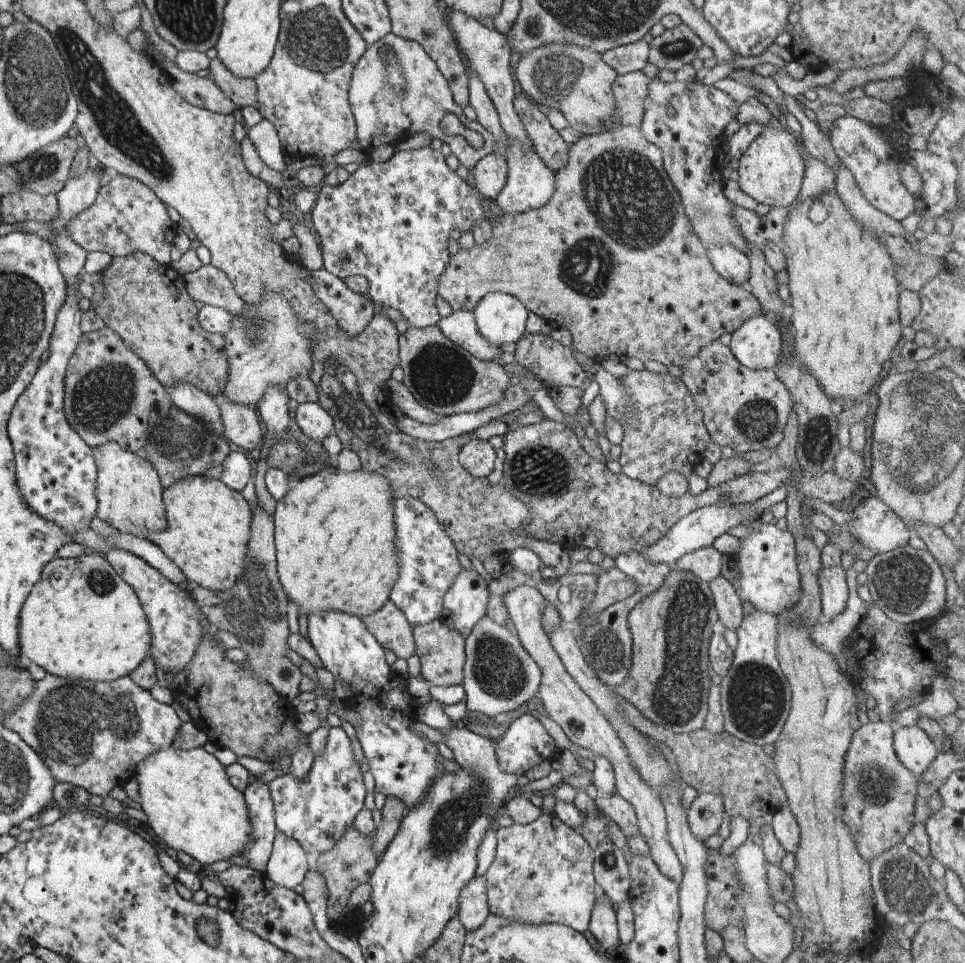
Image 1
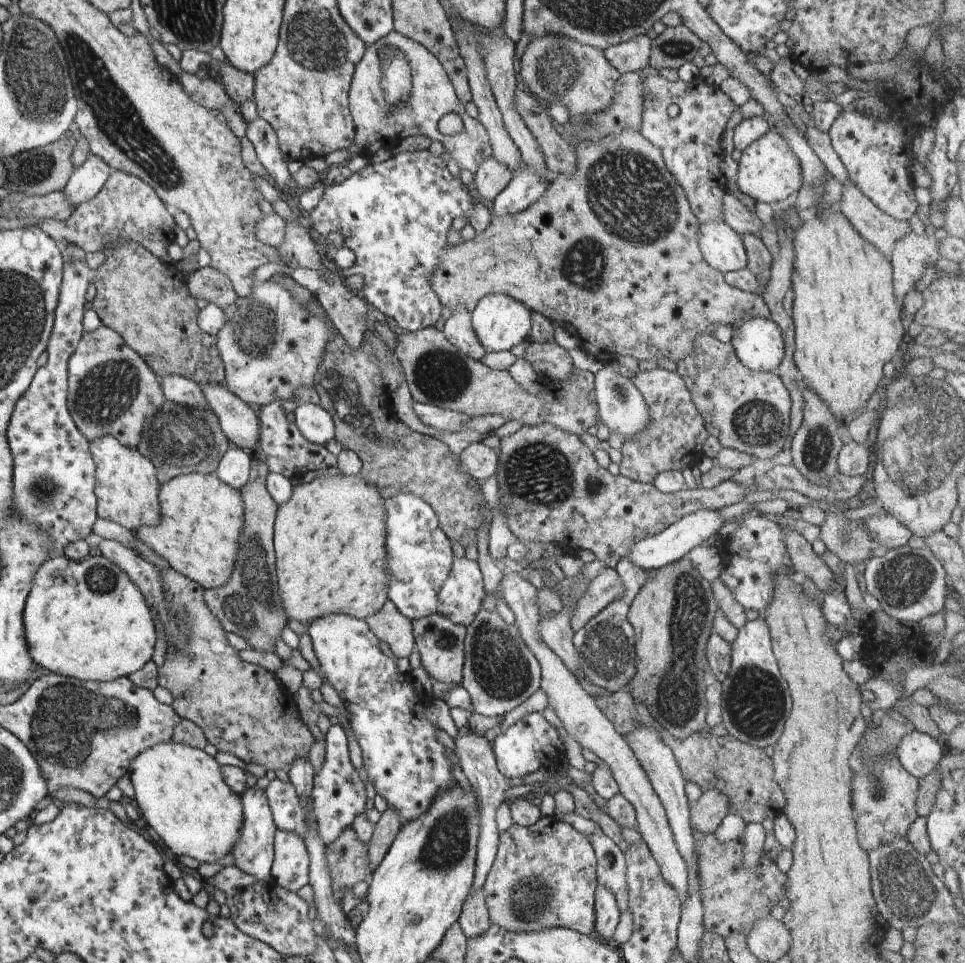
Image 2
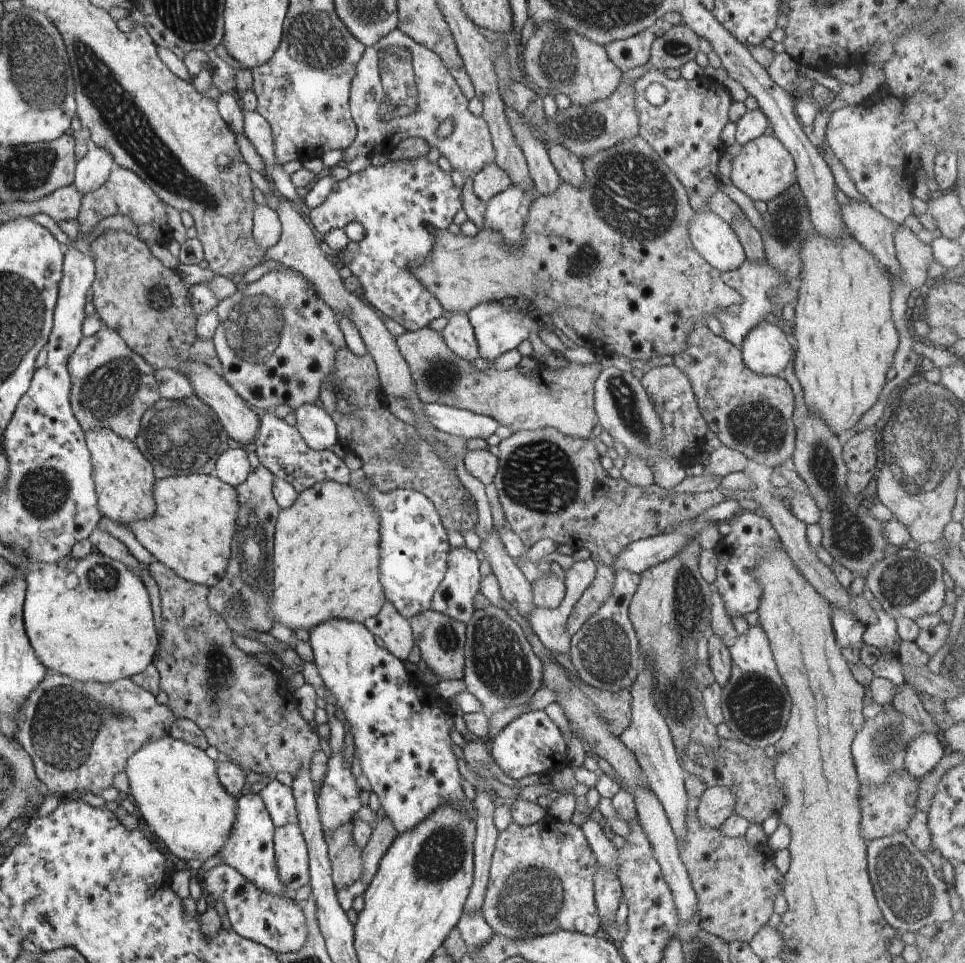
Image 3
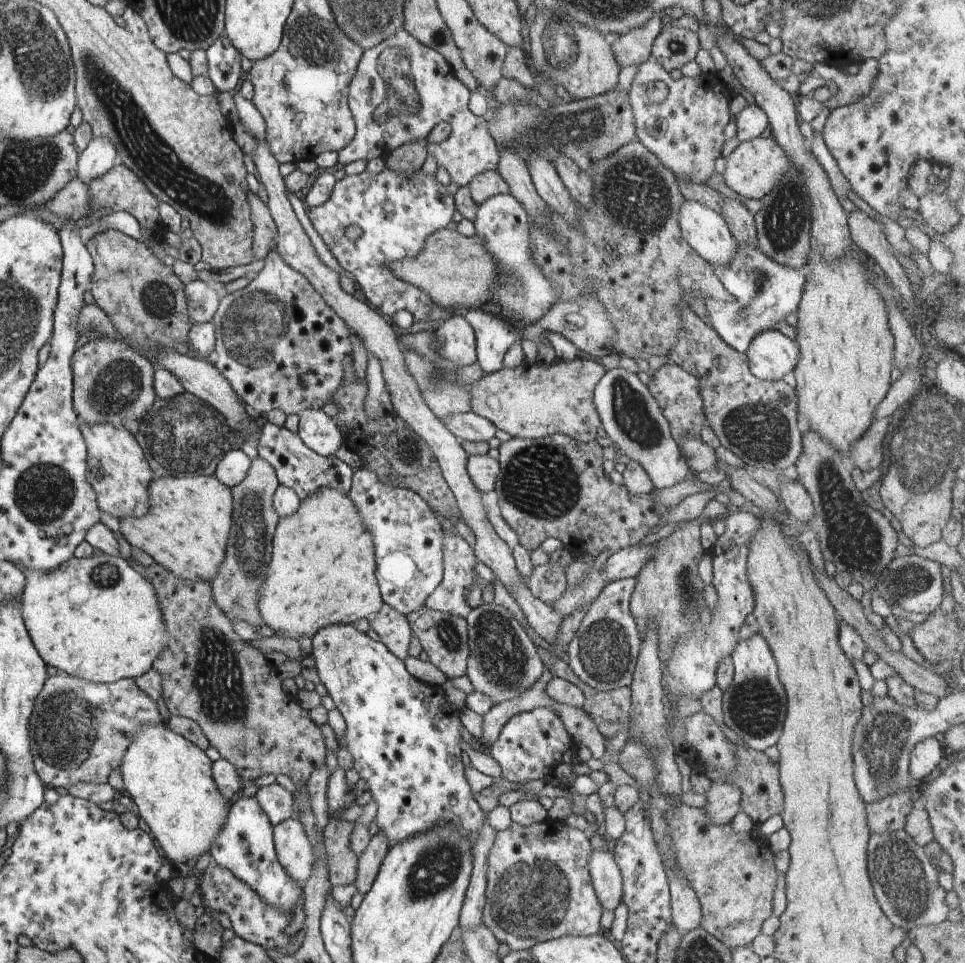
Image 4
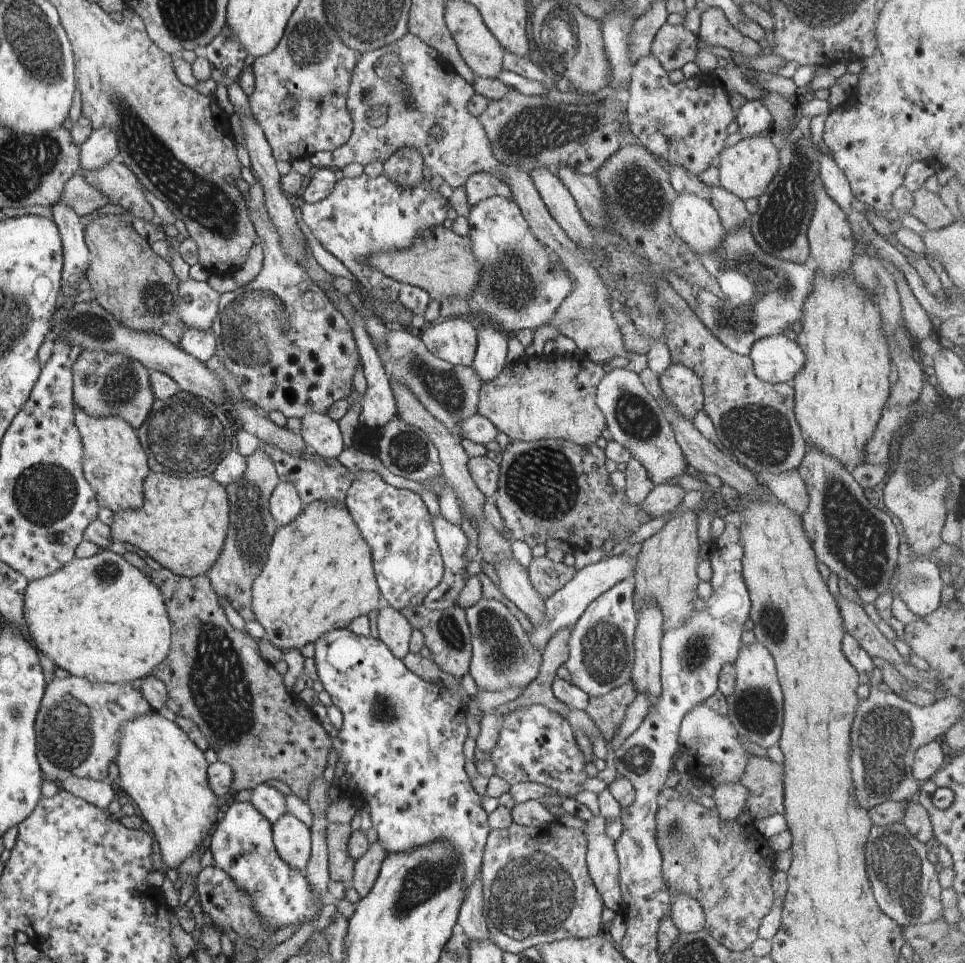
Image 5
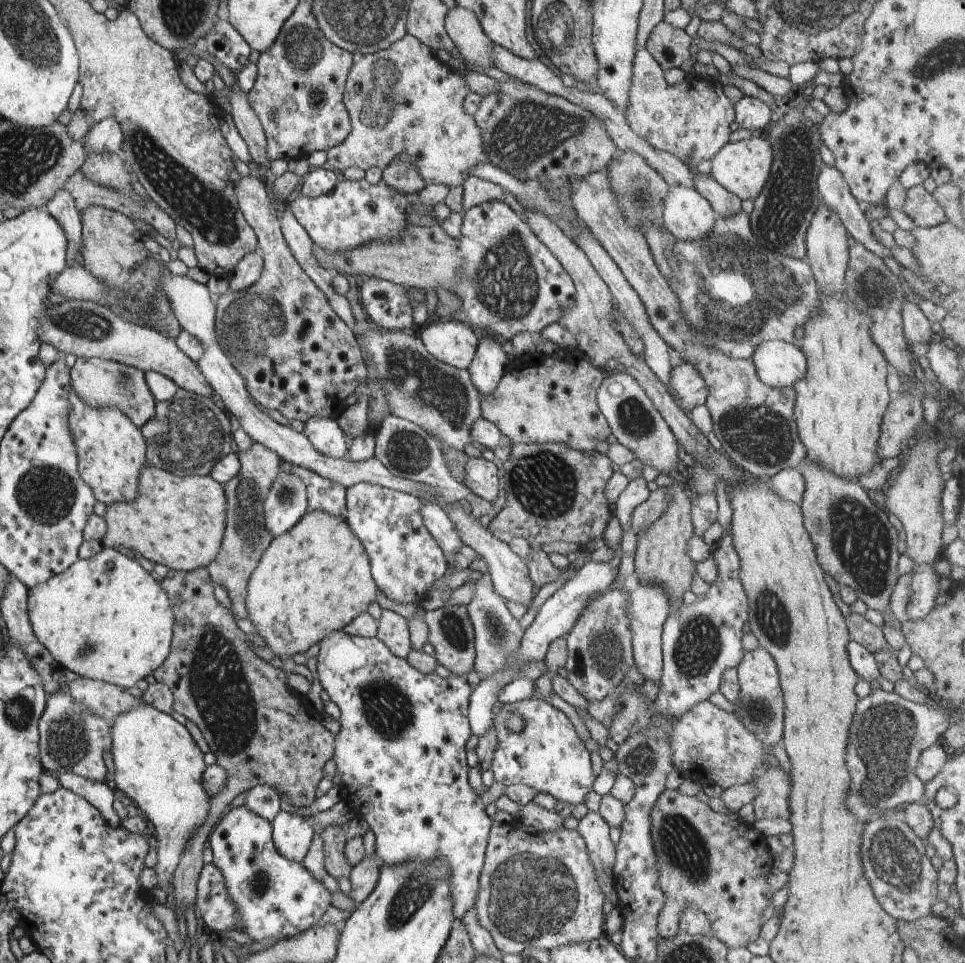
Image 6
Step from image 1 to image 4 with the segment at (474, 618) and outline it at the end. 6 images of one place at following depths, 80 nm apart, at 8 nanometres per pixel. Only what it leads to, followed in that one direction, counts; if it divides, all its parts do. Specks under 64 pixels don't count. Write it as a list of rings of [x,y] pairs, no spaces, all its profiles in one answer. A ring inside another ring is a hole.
[[[442,532],[442,552],[444,560],[444,571],[443,580],[440,585],[426,600],[425,607],[434,611],[448,612],[449,614],[456,614],[461,618],[466,619],[466,616],[470,614],[471,608],[466,603],[466,598],[468,598],[468,592],[474,584],[474,578],[476,578],[477,573],[474,569],[476,566],[476,556],[475,551],[470,548],[470,544],[466,542],[458,532],[453,534],[452,532]]]

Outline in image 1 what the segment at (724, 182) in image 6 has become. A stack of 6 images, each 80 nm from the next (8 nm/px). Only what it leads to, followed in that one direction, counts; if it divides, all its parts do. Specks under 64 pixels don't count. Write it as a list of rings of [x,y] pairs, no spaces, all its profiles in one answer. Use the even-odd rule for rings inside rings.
[[[764,127],[764,132],[754,140],[741,157],[739,186],[757,204],[789,208],[800,195],[805,172],[805,160],[800,154],[799,137],[778,128]]]

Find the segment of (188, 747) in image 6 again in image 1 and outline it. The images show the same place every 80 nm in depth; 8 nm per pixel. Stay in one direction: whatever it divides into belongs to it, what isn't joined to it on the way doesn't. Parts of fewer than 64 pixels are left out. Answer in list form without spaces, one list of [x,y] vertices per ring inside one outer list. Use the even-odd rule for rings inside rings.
[[[203,747],[193,750],[164,748],[140,760],[134,777],[140,790],[140,802],[137,805],[148,817],[148,824],[154,834],[177,852],[184,852],[200,865],[226,861],[234,855],[241,855],[244,846],[250,842],[250,818],[248,818],[244,794],[236,790],[226,774],[225,767]]]

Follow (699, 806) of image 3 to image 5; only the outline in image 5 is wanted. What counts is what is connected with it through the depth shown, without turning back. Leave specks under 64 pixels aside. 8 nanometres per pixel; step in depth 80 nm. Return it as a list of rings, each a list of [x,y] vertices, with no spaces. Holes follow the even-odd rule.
[[[741,783],[722,784],[718,788],[709,787],[709,794],[716,802],[715,809],[722,821],[735,820],[743,812],[743,807],[748,802],[748,788]]]

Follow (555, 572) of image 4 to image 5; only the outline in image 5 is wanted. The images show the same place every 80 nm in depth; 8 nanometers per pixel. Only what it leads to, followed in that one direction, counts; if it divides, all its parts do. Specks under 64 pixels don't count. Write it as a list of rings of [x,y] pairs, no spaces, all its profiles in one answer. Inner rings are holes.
[[[542,556],[532,558],[527,572],[538,595],[548,599],[560,588],[564,588],[575,576],[577,570],[574,566],[566,566],[564,563],[556,564],[546,556]]]

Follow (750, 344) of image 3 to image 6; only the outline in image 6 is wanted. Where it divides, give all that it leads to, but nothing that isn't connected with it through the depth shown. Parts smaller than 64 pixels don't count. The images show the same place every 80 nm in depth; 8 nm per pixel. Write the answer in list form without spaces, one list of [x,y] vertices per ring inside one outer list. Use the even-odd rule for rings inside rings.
[[[762,341],[750,358],[758,379],[770,387],[793,387],[807,372],[807,360],[792,342]]]

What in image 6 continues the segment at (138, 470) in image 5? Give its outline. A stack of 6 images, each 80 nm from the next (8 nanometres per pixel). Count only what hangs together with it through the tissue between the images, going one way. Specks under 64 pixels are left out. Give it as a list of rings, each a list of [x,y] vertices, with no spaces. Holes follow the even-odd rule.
[[[71,391],[70,426],[75,437],[78,472],[90,486],[94,498],[106,507],[112,504],[134,502],[139,496],[139,480],[147,466],[147,440],[143,432],[114,406],[91,407]]]

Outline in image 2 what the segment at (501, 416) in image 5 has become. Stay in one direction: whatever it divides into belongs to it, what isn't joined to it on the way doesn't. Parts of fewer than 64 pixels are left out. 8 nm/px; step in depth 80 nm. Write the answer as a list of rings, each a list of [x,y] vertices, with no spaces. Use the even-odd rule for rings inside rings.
[[[434,325],[402,332],[396,337],[394,352],[396,361],[404,370],[410,395],[419,404],[430,404],[467,416],[504,416],[507,421],[522,420],[524,426],[550,422],[552,426],[576,436],[588,432],[598,422],[596,402],[588,398],[588,393],[595,388],[595,374],[588,370],[577,369],[568,380],[554,380],[564,382],[556,384],[558,392],[554,394],[542,386],[542,398],[536,398],[514,380],[508,369],[488,368],[480,359],[464,356]]]

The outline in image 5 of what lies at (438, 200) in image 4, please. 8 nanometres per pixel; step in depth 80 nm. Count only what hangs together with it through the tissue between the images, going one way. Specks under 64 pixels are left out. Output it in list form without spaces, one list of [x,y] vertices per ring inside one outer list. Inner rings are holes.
[[[363,173],[358,178],[342,178],[335,184],[332,193],[320,202],[302,200],[300,216],[324,250],[340,260],[351,276],[366,288],[366,292],[376,300],[396,302],[414,315],[424,316],[431,301],[426,290],[396,282],[382,272],[364,266],[364,262],[378,252],[398,252],[410,248],[420,232],[443,224],[449,207],[448,199],[434,191],[428,181],[420,182],[420,186],[414,188],[402,188],[388,180],[385,174],[370,178]]]

